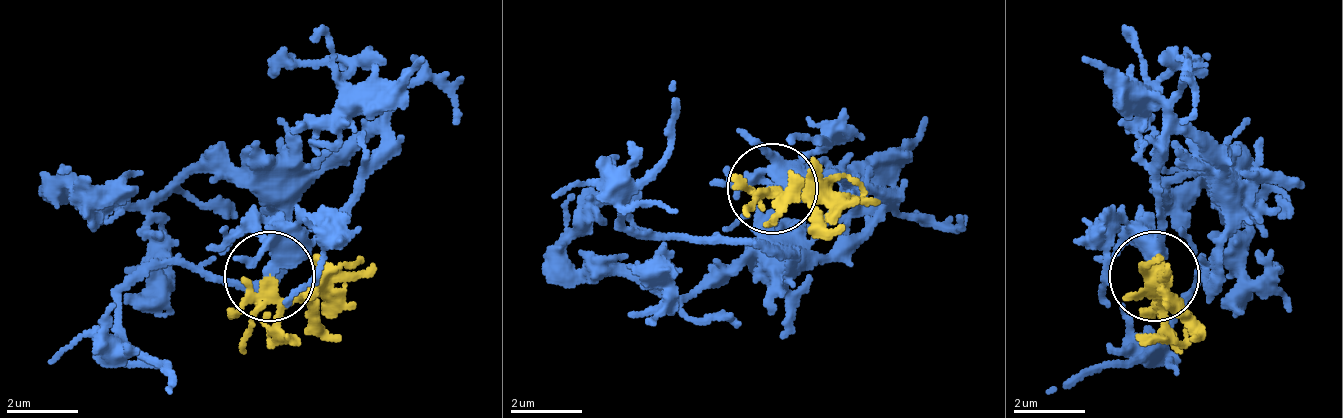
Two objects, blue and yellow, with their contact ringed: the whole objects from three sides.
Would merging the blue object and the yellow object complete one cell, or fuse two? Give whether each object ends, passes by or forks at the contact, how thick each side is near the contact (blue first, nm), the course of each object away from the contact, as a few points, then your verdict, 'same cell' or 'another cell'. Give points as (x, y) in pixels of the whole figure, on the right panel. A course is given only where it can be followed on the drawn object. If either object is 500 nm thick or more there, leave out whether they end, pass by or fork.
blue ends there; yellow forks there; 400 nm thick on the blue side, 150 nm on the other; blue runs (1152, 274), (1161, 148), (1179, 130), (1224, 175), (1215, 274), (1206, 283), (1206, 265), (1161, 337), (1044, 391); yellow runs (1152, 274), (1161, 301), (1170, 265); same cell

